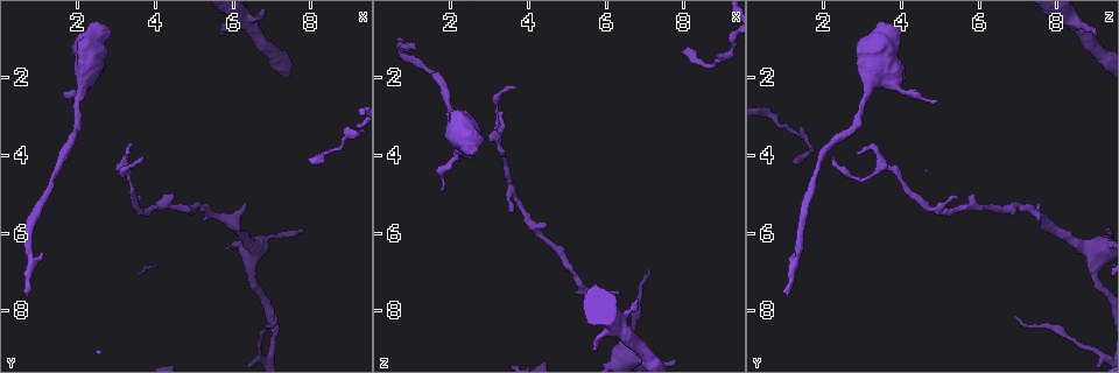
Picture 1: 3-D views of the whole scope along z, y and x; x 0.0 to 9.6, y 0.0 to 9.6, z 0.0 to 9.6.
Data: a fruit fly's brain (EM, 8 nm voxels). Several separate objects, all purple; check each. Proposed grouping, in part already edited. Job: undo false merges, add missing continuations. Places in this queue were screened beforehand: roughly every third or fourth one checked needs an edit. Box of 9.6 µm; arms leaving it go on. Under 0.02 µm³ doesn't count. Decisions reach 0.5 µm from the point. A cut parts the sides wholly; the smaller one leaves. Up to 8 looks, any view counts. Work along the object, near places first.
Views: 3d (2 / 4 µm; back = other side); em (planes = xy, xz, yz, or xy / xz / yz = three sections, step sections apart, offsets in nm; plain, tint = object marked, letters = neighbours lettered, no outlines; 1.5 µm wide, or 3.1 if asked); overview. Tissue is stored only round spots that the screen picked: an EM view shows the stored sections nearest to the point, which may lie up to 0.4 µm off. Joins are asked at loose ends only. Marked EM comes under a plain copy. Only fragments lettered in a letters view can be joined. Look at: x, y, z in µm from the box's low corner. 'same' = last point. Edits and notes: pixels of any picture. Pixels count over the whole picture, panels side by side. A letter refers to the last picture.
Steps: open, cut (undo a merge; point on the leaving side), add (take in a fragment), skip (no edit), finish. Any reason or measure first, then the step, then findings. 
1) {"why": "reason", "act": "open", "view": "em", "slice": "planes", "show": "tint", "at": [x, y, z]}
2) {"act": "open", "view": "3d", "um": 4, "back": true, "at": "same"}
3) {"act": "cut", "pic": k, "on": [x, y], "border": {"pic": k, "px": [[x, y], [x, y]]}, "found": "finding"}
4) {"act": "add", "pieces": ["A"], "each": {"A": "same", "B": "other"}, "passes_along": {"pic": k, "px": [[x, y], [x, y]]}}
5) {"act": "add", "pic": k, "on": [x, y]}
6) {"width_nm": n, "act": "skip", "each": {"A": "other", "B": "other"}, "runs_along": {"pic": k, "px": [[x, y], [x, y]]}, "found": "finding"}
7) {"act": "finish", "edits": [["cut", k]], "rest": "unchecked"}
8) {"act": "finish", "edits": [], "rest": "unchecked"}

{"why": "free end", "act": "open", "view": "em", "slice": "planes", "show": "letters", "at": [5.70, 0.90, 9.00]}

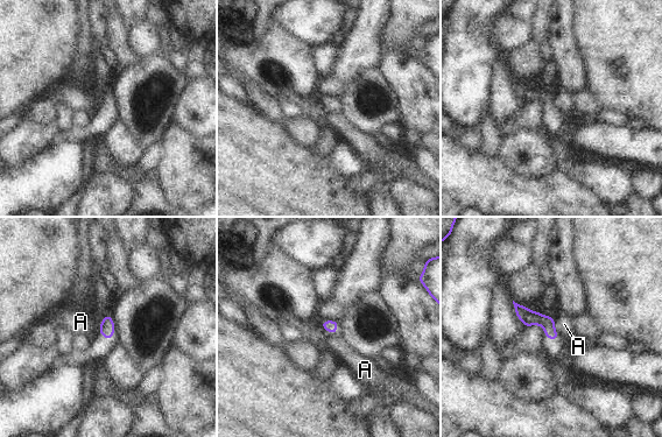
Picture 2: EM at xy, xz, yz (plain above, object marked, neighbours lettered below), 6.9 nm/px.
{"act": "skip", "each": {"A": "other"}, "border": {"pic": 2, "px": [[553, 316], [556, 330]]}, "found": "no lettered fragment goes on from it"}

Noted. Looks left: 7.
{"why": "long arm stops here", "act": "open", "view": "em", "slice": "xz", "step": 8, "show": "letters", "at": [8.00, 4.15, 1.25]}

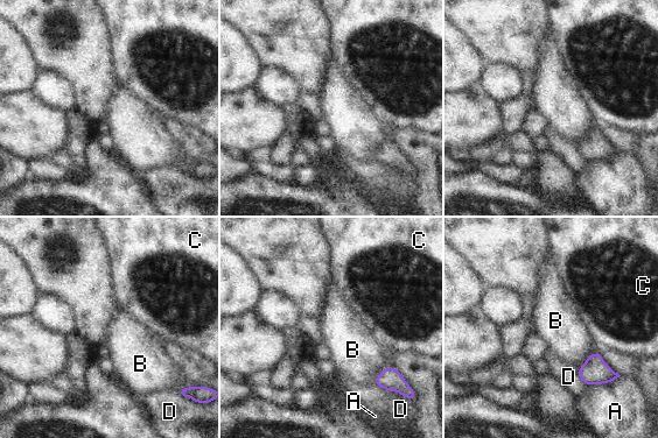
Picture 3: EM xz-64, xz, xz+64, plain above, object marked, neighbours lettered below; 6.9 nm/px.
{"act": "skip", "each": {"A": "other", "B": "other", "C": "other", "D": "other"}, "border": {"pic": 3, "px": [[600, 351], [592, 352], [578, 371]]}, "found": "none of them fits"}

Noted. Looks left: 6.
{"why": "end of a long branch", "act": "open", "view": "3d", "um": 2, "at": [0.75, 7.60, 1.00]}

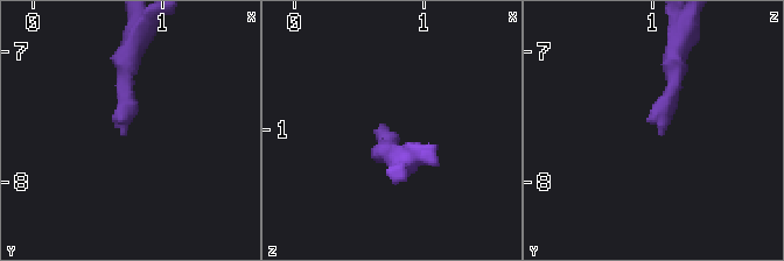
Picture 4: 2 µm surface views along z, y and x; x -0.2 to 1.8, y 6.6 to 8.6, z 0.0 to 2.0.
{"why": "need the tissue", "act": "open", "view": "em", "slice": "xy", "step": 4, "show": "tint", "at": [0.70, 7.60, 1.02]}

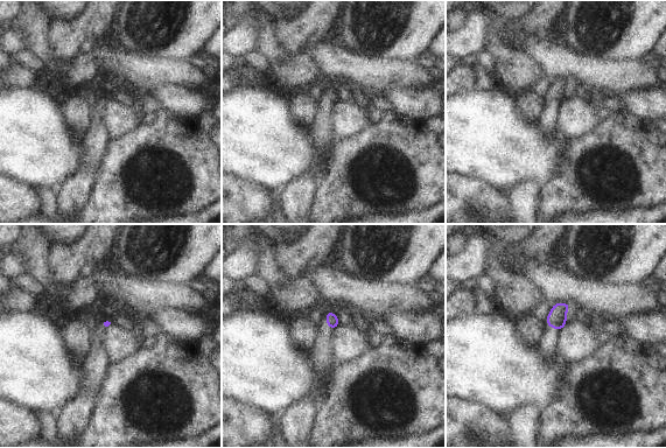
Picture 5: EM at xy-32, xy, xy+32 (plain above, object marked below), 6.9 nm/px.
{"act": "open", "view": "em", "slice": "yz", "step": 4, "show": "letters", "at": "same"}

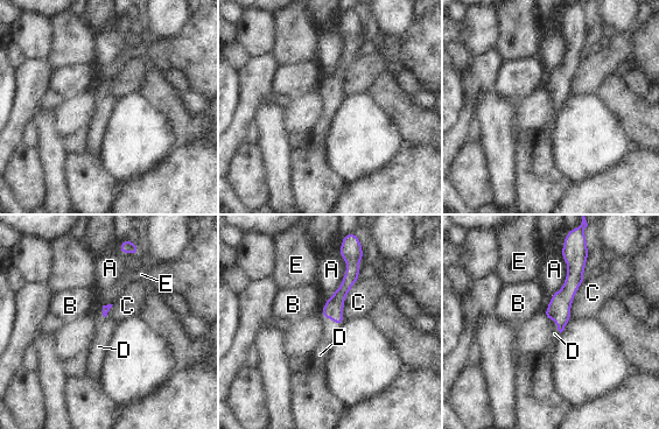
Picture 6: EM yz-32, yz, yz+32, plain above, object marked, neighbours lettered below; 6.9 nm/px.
{"act": "add", "pic": 6, "on": [330, 330], "each": {"A": "other", "B": "other", "C": "other", "D": "same", "E": "other"}, "passes_along": {"pic": 6, "px": [[332, 309], [330, 317], [330, 330]]}, "found": "the neuron continues"}

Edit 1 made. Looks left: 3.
{"act": "finish", "edits": [["add", 6]], "rest": "unchecked"}

